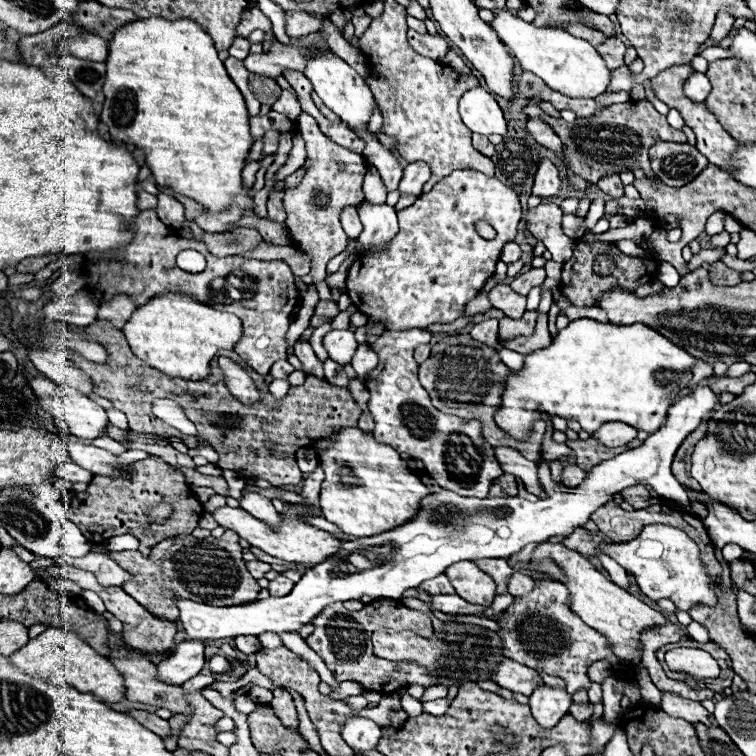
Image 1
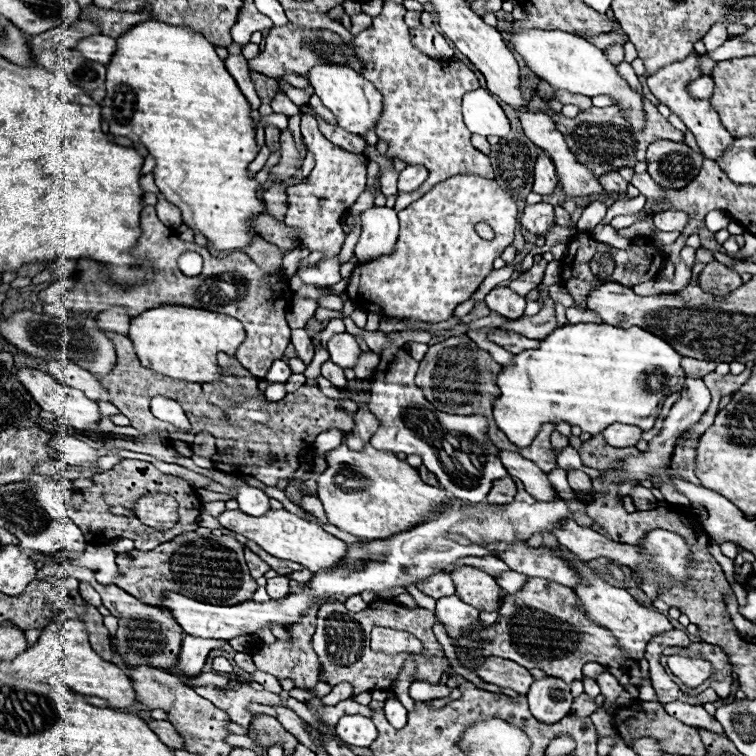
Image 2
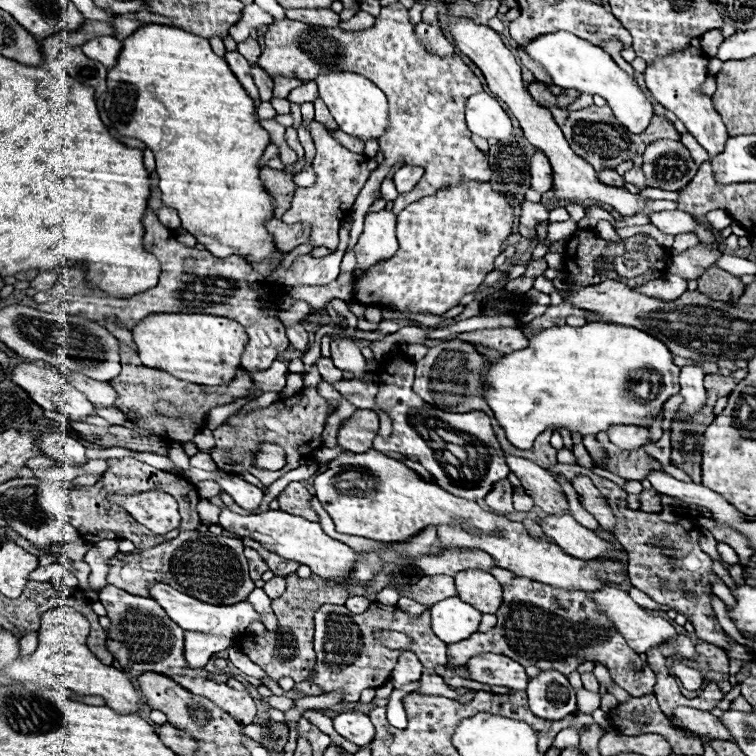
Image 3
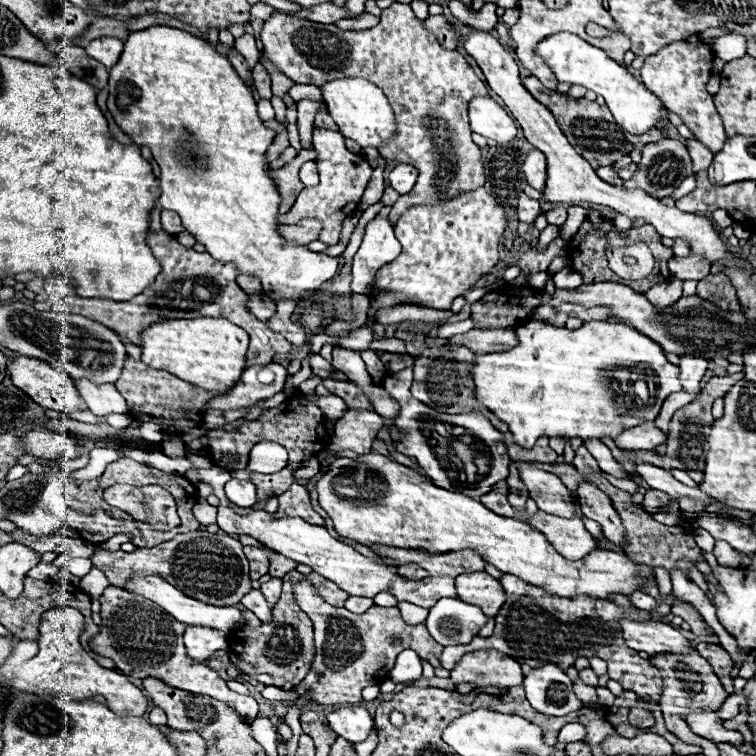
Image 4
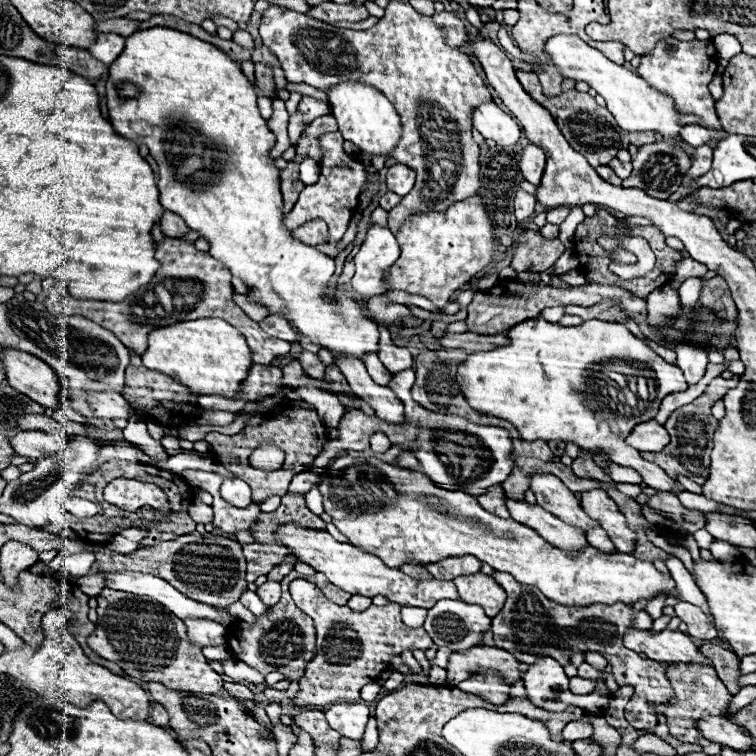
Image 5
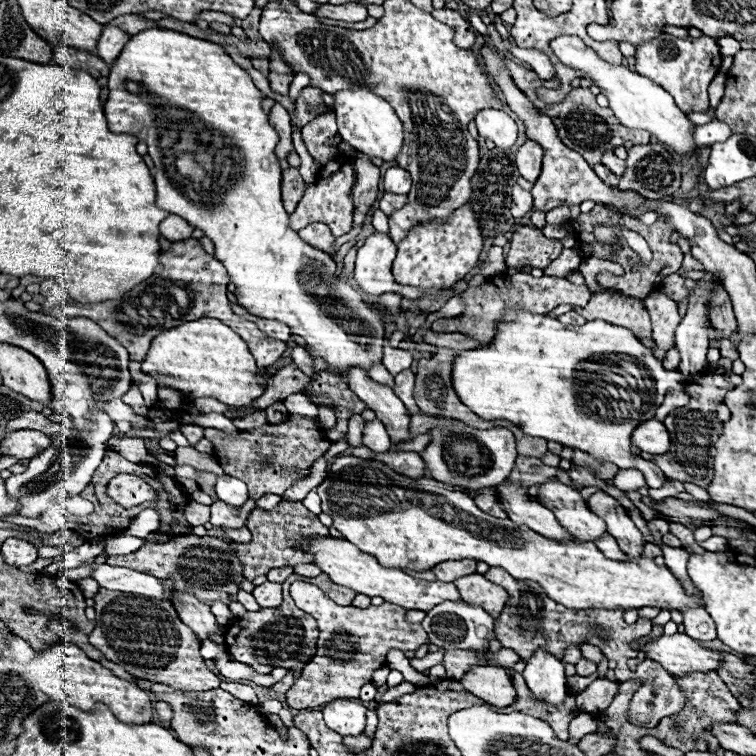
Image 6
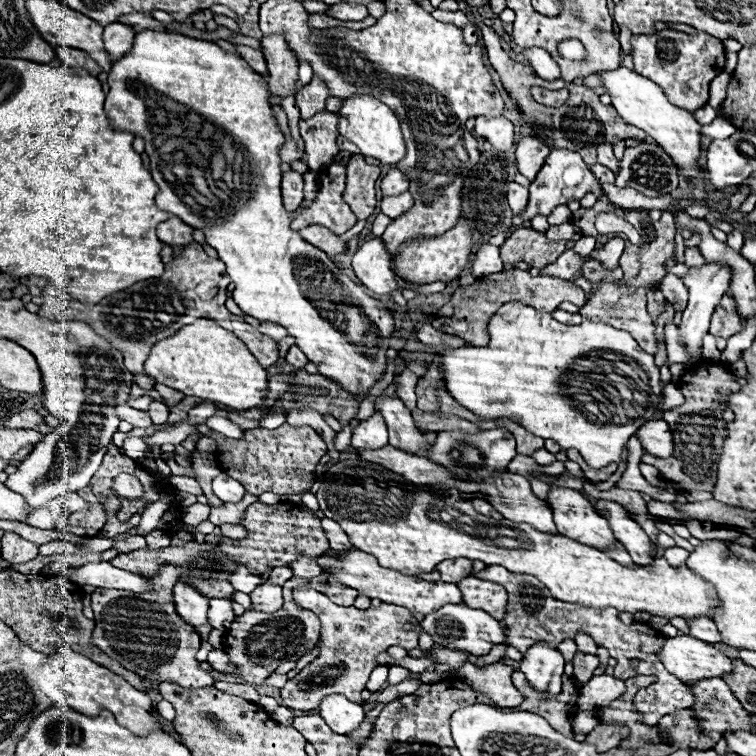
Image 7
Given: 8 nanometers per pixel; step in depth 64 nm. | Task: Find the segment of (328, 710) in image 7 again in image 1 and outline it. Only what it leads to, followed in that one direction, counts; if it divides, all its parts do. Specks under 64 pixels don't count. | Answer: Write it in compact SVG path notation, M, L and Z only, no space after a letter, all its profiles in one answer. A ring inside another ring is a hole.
M360 716L350 718L342 728L342 738L348 742L348 746L352 750L360 750L360 752L376 750L380 736L382 736L380 726L376 726L372 720L360 718Z

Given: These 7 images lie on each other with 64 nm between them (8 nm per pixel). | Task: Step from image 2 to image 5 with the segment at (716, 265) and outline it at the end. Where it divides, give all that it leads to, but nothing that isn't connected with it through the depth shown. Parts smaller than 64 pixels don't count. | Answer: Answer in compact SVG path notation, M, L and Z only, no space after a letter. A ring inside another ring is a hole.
M722 276L704 280L702 292L700 292L700 304L718 312L722 320L736 320L736 316L738 316L730 288Z

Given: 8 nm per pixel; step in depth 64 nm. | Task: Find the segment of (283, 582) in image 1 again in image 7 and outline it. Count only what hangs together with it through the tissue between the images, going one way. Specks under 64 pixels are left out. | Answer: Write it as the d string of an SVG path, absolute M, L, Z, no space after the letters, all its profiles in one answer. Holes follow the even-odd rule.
M260 584L252 590L252 608L260 612L276 612L282 608L282 586L276 584Z

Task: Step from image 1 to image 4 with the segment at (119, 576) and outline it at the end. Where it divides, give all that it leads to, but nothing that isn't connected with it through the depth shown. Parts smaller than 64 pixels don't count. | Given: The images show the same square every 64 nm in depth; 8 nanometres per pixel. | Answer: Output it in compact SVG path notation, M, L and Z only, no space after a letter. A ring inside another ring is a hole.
M116 534L116 536L112 536L110 540L106 540L104 544L100 544L100 546L98 546L98 550L116 552L116 550L120 548L120 544L122 544L122 542L128 542L128 538L130 538L130 536L126 536L126 534ZM92 566L92 570L82 578L80 582L80 588L90 596L90 598L98 598L100 592L108 586L108 580L104 576L104 572L96 566Z

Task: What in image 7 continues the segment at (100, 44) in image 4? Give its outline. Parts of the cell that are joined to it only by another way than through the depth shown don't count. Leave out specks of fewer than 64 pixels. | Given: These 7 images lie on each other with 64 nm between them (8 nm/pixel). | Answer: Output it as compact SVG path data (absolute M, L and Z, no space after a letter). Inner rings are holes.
M112 22L108 26L104 26L104 50L108 50L108 56L112 60L118 60L122 58L130 48L132 48L132 42L134 42L134 30L120 24L120 22Z

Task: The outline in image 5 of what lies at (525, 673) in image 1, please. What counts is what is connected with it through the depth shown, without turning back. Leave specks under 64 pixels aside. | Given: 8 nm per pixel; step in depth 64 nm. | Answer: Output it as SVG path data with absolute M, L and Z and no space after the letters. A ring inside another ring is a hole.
M474 646L470 650L460 650L450 656L448 664L448 682L458 684L472 678L478 672L496 672L504 678L508 686L520 680L518 660L494 646Z

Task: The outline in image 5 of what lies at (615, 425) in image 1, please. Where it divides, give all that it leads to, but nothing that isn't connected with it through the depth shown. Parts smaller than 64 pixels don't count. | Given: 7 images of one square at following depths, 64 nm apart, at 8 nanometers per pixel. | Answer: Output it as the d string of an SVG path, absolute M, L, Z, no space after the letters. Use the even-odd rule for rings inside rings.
M656 420L638 424L626 438L626 444L636 448L638 452L662 452L668 442L670 442L668 432Z

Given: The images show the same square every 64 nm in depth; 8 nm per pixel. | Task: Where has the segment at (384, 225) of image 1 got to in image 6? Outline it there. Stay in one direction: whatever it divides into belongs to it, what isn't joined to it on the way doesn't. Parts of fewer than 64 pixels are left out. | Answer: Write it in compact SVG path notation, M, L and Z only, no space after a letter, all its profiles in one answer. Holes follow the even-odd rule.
M372 232L364 246L358 250L356 256L356 270L354 270L354 282L356 286L372 296L380 296L386 292L398 292L406 298L422 298L420 290L400 286L394 282L394 276L390 272L392 262L396 258L396 244L388 234Z

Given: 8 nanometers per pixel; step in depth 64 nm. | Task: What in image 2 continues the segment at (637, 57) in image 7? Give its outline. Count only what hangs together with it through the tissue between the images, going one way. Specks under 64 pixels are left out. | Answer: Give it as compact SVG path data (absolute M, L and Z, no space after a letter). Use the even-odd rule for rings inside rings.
M690 54L686 60L682 62L674 62L666 68L660 68L656 74L648 76L648 88L650 92L662 102L666 104L674 114L678 114L682 118L682 122L686 124L686 128L696 136L696 142L698 142L698 148L702 150L704 158L708 160L718 160L734 142L734 138L728 134L728 130L720 124L720 118L716 114L716 110L710 106L708 100L696 100L688 94L688 84L690 80L696 80L700 76L700 68L698 68L698 62L696 62L698 54Z

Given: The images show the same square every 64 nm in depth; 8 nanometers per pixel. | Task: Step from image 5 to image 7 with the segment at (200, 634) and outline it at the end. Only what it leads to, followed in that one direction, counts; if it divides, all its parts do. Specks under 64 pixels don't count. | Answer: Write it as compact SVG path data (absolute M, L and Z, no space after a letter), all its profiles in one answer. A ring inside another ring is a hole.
M180 580L174 586L174 602L176 602L178 614L190 626L200 628L210 622L208 620L208 600L204 596L200 596L192 586L188 586Z

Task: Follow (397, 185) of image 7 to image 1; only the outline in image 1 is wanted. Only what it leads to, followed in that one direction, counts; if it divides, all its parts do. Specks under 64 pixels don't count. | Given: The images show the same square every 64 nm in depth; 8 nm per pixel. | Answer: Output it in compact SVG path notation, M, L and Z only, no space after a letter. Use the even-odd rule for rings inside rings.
M412 162L404 168L404 178L398 186L400 192L404 194L416 194L420 196L422 194L422 186L428 182L430 178L430 166L424 164L424 162Z

